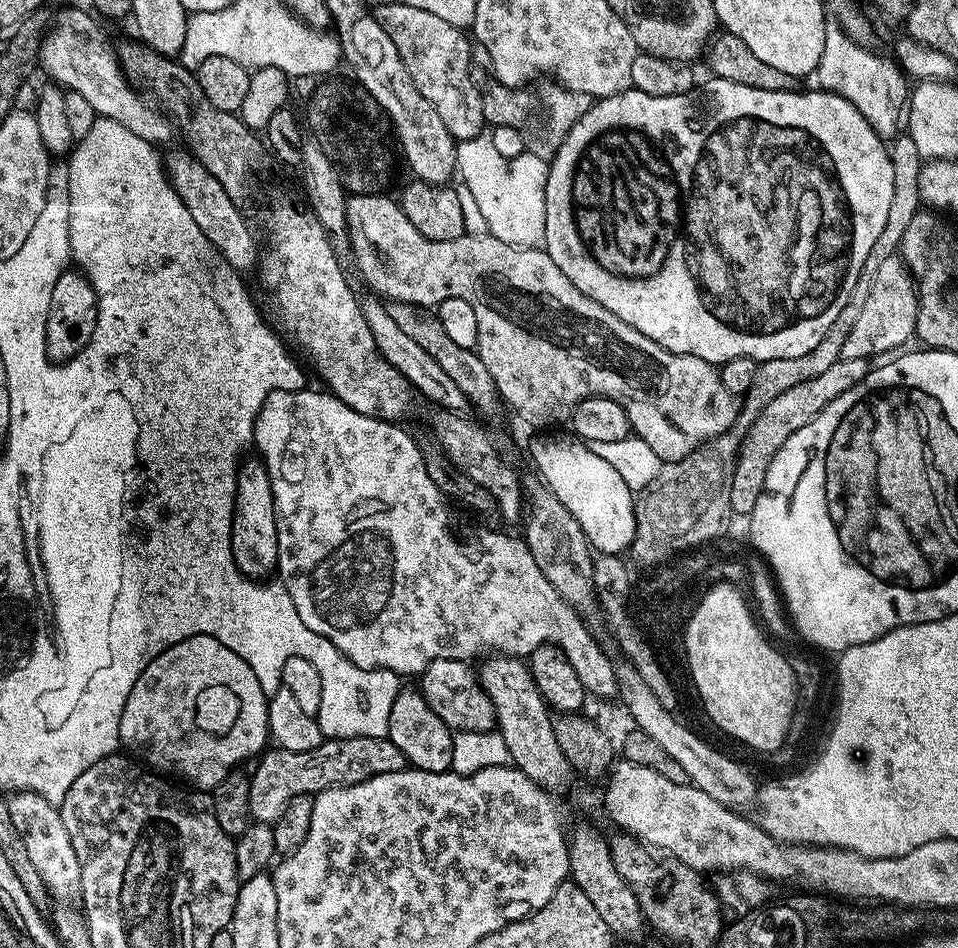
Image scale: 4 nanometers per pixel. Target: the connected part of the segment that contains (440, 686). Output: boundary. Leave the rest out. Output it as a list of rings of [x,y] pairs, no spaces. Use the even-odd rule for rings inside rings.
[[[435,660],[424,667],[419,677],[419,691],[424,693],[429,706],[440,714],[444,725],[453,733],[490,732],[497,727],[496,712],[472,667],[463,660]]]

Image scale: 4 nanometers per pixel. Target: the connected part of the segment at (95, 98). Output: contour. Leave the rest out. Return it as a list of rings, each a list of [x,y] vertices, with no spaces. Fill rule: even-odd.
[[[64,8],[56,16],[56,25],[49,32],[43,33],[40,41],[40,51],[38,53],[39,67],[44,67],[44,72],[61,89],[76,94],[82,94],[90,106],[94,106],[97,116],[105,116],[114,122],[122,122],[130,134],[138,134],[138,138],[147,140],[153,146],[159,146],[163,140],[168,140],[174,136],[174,128],[167,116],[157,110],[137,89],[133,88],[124,79],[124,71],[120,68],[120,62],[116,59],[113,45],[107,44],[99,30],[96,29],[97,21],[91,15],[87,16],[80,8]]]

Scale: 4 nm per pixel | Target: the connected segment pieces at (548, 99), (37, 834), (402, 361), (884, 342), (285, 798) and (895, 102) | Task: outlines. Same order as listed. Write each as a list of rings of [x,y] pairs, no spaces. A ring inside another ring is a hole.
[[[493,84],[483,93],[483,116],[485,123],[491,127],[504,125],[517,129],[522,135],[525,151],[535,157],[551,161],[561,149],[562,142],[586,110],[592,108],[593,97],[581,91],[570,91],[557,84],[535,88],[510,88],[501,84]]]
[[[12,792],[7,799],[11,819],[35,869],[42,876],[42,882],[51,893],[51,899],[56,902],[72,902],[72,899],[77,899],[80,896],[78,854],[74,854],[74,846],[70,842],[70,834],[66,834],[66,825],[62,822],[59,807],[33,792]]]
[[[372,294],[363,297],[360,300],[360,309],[366,318],[366,326],[370,326],[370,334],[374,334],[374,342],[382,356],[407,378],[419,395],[421,392],[426,399],[440,404],[436,406],[445,412],[463,413],[469,407],[468,399],[464,397],[462,390],[454,386],[454,378],[450,378],[450,374],[446,374],[446,370],[442,370],[442,366],[438,366],[438,362],[434,362],[434,358],[430,358],[430,354],[426,354],[426,350],[422,350],[418,342],[414,342],[414,338],[410,338],[410,334],[406,334],[395,325],[394,318],[390,318],[387,305],[379,297]]]
[[[896,254],[886,259],[879,267],[874,286],[870,288],[863,309],[842,345],[840,359],[868,360],[878,352],[896,348],[908,339],[911,341],[916,330],[919,301],[918,285],[904,260]]]
[[[342,736],[325,739],[318,750],[299,752],[269,747],[255,761],[256,769],[251,769],[249,782],[249,810],[253,821],[274,825],[281,809],[295,795],[313,795],[327,788],[344,788],[347,784],[357,784],[371,776],[383,772],[405,771],[404,756],[383,736]]]
[[[826,23],[826,46],[816,67],[814,80],[820,83],[817,85],[823,91],[846,98],[846,102],[850,102],[850,106],[854,106],[854,110],[866,118],[874,134],[878,134],[885,142],[892,142],[901,131],[902,117],[906,112],[906,78],[891,59],[883,60],[870,49],[849,38],[839,23]]]

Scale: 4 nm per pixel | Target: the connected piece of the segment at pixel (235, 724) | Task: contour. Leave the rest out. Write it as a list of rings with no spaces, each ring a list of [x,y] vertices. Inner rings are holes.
[[[191,636],[164,649],[142,670],[122,710],[120,742],[125,749],[129,748],[129,753],[137,752],[132,754],[149,769],[160,774],[176,771],[189,780],[187,783],[193,789],[212,790],[233,769],[243,765],[243,760],[251,761],[265,751],[270,740],[268,699],[254,670],[234,650],[213,636]]]

